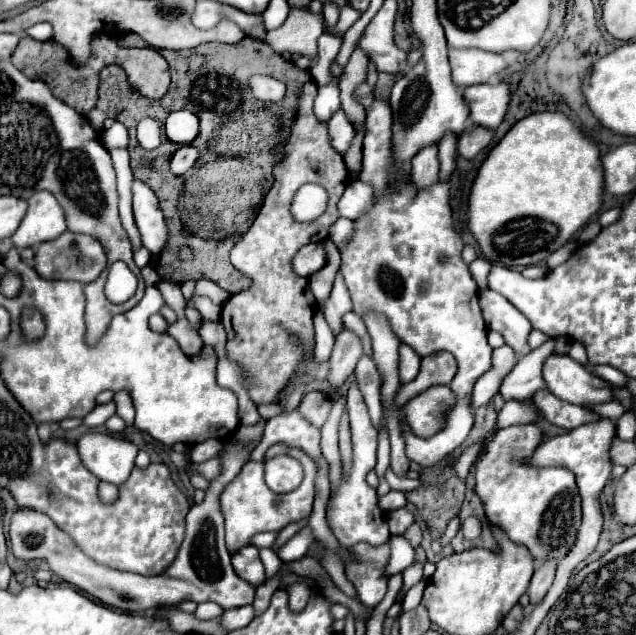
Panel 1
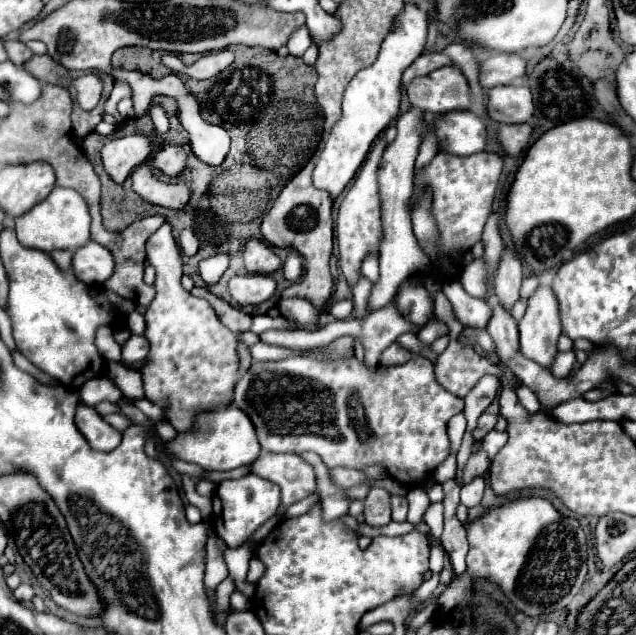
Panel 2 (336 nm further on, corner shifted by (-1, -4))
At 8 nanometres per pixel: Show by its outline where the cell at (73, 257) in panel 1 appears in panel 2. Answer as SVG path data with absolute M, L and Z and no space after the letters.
M97 242L85 244L73 256L75 276L89 286L101 286L113 274L113 266L113 254Z

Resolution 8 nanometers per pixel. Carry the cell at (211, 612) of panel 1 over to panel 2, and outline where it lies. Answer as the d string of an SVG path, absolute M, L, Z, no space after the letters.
M209 536L207 540L207 572L205 572L205 586L207 588L215 588L219 582L223 582L227 578L229 570L227 570L227 564L215 544L215 538Z

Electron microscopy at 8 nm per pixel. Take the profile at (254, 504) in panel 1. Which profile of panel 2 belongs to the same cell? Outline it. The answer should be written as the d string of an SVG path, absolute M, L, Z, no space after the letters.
M247 474L239 480L223 480L213 494L213 514L211 514L211 528L213 532L229 546L241 546L265 520L277 514L281 506L281 490L277 484L259 478L255 474Z

